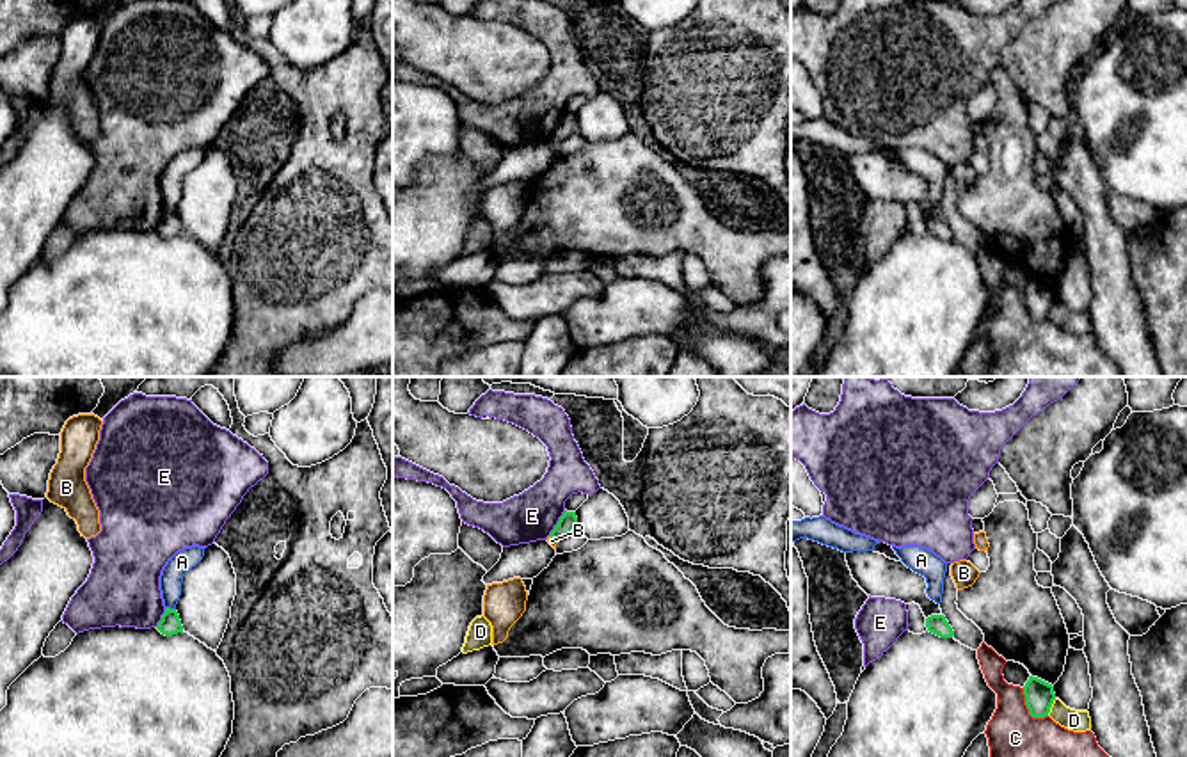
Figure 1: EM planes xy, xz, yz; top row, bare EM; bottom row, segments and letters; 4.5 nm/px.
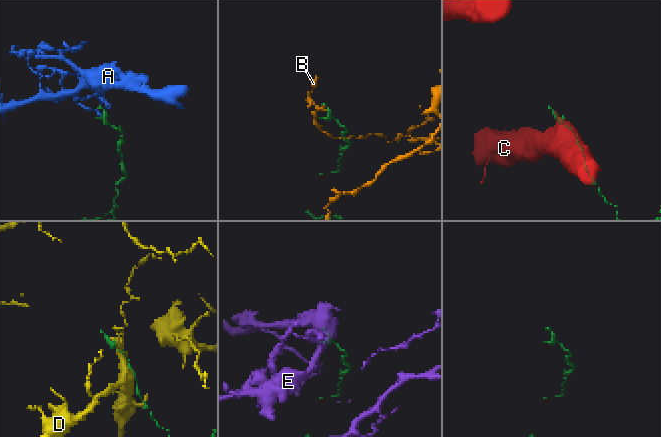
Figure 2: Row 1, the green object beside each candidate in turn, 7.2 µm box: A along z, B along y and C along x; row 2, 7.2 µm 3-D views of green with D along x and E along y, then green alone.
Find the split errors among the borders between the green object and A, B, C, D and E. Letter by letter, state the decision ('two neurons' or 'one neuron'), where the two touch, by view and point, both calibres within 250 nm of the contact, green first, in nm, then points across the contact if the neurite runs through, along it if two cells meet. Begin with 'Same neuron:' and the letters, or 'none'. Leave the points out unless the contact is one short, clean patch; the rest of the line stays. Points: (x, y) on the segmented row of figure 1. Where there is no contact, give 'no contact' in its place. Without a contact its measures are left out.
Same neuron: none
A: two neurons | xy (169, 608) | 90/100 nm | along xy (166, 606), (175, 610)
B: two neurons | xz (555, 539) | 90/40 nm
C: two neurons | yz (1027, 708) | 130/220 nm
D: two neurons | yz (1051, 706) | 130/100 nm
E: two neurons | xz (558, 523) | 90/220 nm

